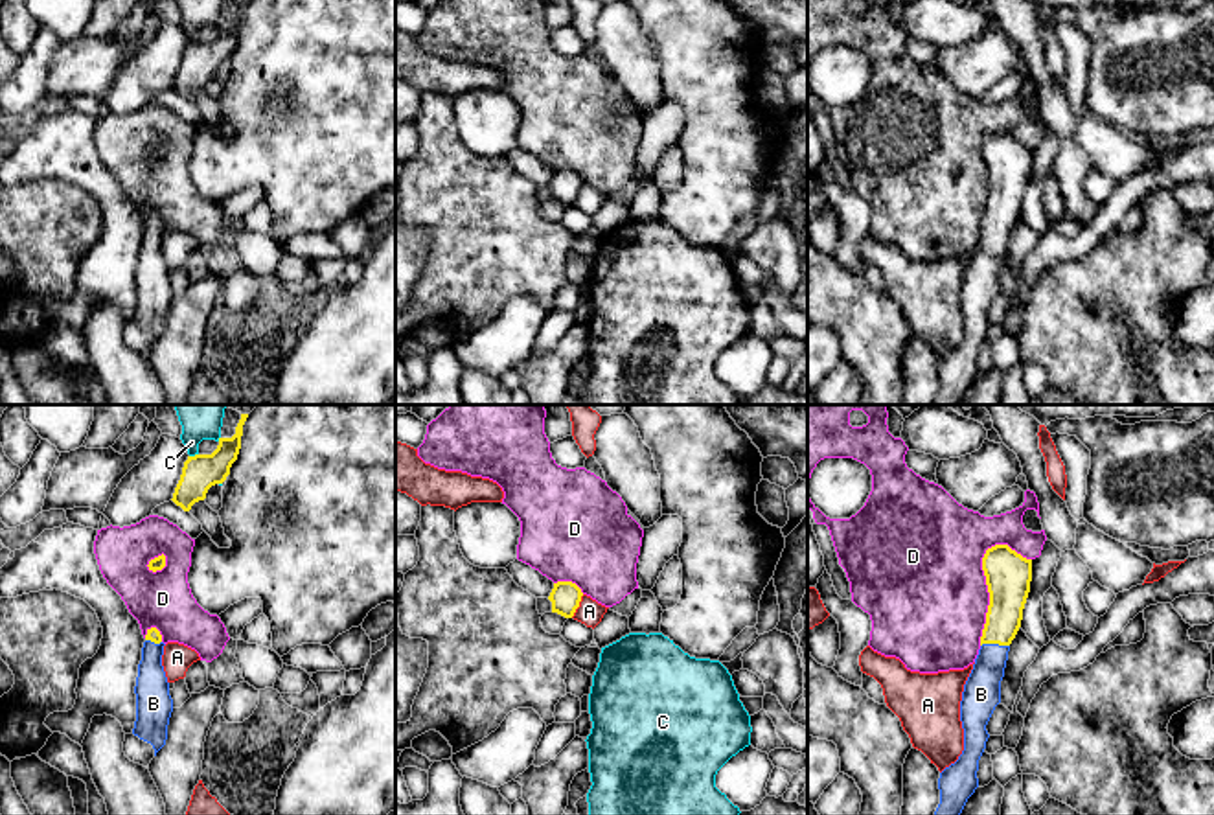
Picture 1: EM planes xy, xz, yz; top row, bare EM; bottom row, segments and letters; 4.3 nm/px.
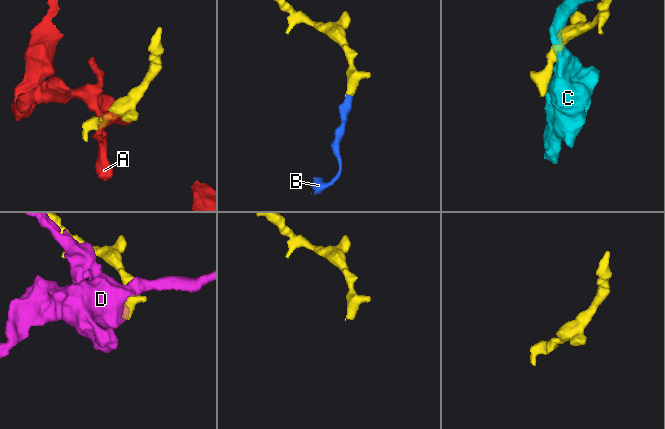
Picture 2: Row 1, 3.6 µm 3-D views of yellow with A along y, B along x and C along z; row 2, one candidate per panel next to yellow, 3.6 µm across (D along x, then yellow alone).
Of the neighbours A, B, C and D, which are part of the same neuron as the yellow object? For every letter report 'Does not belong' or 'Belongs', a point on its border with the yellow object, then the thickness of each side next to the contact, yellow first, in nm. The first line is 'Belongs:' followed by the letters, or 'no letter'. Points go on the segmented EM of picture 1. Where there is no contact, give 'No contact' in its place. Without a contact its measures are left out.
Belongs: B
A: Does not belong. Touches yellow at xz (578, 606). Thickness 140 nm (yellow) against 110 nm
B: Belongs. Touches yellow at yz (994, 642). Thickness 180 nm (yellow) against 160 nm
C: Does not belong. Touches yellow at xy (195, 455). Thickness 160 nm (yellow) against 220 nm
D: Does not belong. Touches yellow at yz (988, 587). Thickness 200 nm (yellow) against 480 nm

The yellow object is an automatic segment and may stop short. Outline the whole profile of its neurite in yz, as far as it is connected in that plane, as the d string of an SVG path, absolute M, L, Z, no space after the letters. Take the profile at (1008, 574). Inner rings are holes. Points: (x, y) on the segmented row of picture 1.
M995 545L982 557L990 592L980 649L964 684L960 721L964 751L938 778L940 804L934 815L960 815L968 798L979 787L979 760L990 738L986 725L1001 703L1001 681L1030 592L1032 559L1008 545Z

